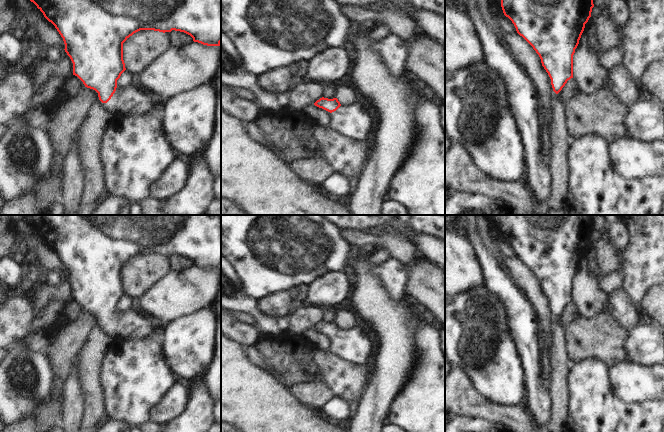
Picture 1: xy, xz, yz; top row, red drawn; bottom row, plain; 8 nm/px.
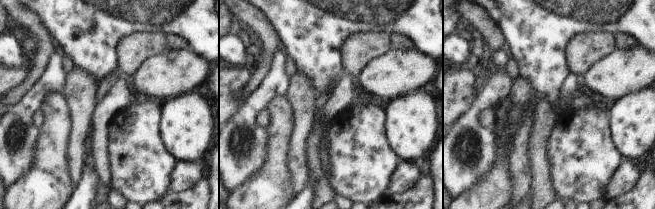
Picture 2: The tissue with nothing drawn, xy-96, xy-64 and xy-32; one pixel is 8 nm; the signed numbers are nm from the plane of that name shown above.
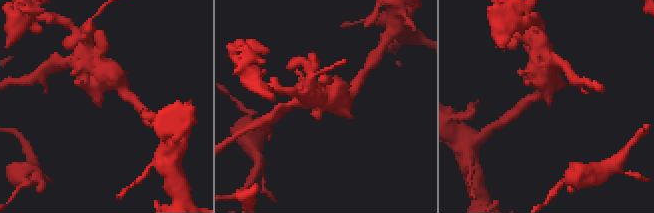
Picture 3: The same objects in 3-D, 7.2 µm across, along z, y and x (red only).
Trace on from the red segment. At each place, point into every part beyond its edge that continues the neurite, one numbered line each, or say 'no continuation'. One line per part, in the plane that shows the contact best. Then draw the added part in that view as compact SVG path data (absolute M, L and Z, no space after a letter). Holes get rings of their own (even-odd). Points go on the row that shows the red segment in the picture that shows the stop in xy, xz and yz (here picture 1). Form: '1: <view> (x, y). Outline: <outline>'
1: xy (131, 101). Outline: M133 85L124 89L117 86L111 99L102 105L113 115L123 113L125 116L149 114L154 108L150 96Z

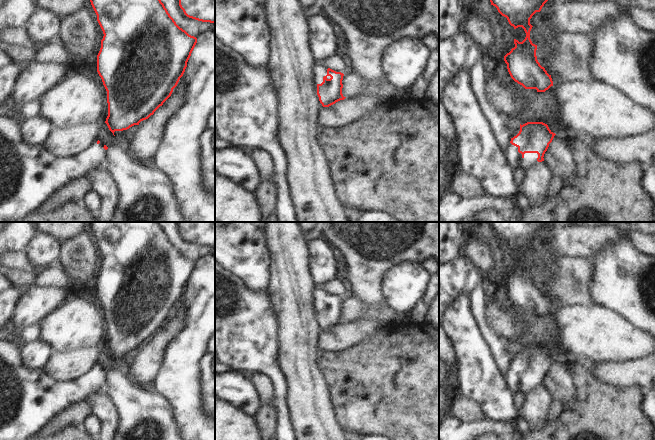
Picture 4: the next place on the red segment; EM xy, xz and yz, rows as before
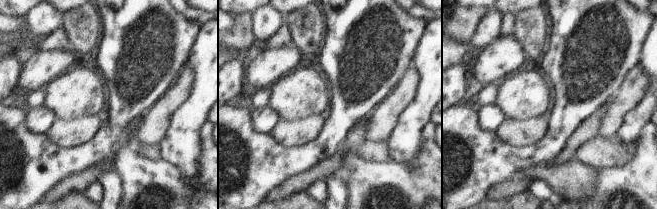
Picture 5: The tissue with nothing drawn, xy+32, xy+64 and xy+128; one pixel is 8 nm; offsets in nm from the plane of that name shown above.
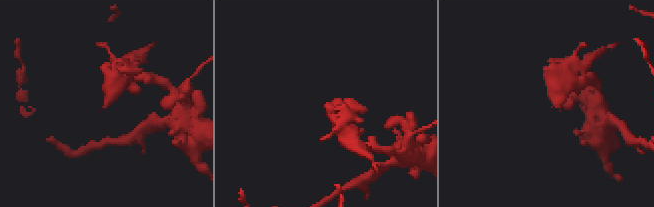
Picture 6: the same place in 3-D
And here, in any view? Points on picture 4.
1: yz (514, 159). Outline: M509 143L509 145L505 148L504 154L508 165L513 170L521 168L528 171L538 163L537 153L525 153L522 155L518 152L518 147L512 145L511 143Z

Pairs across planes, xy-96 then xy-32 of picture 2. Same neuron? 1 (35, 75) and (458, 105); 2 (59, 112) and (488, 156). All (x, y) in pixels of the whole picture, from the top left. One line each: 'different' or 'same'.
1: different
2: different

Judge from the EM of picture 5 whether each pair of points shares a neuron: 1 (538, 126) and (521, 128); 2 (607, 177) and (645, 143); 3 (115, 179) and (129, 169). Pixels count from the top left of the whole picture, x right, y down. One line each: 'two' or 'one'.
1: one
2: one
3: two

